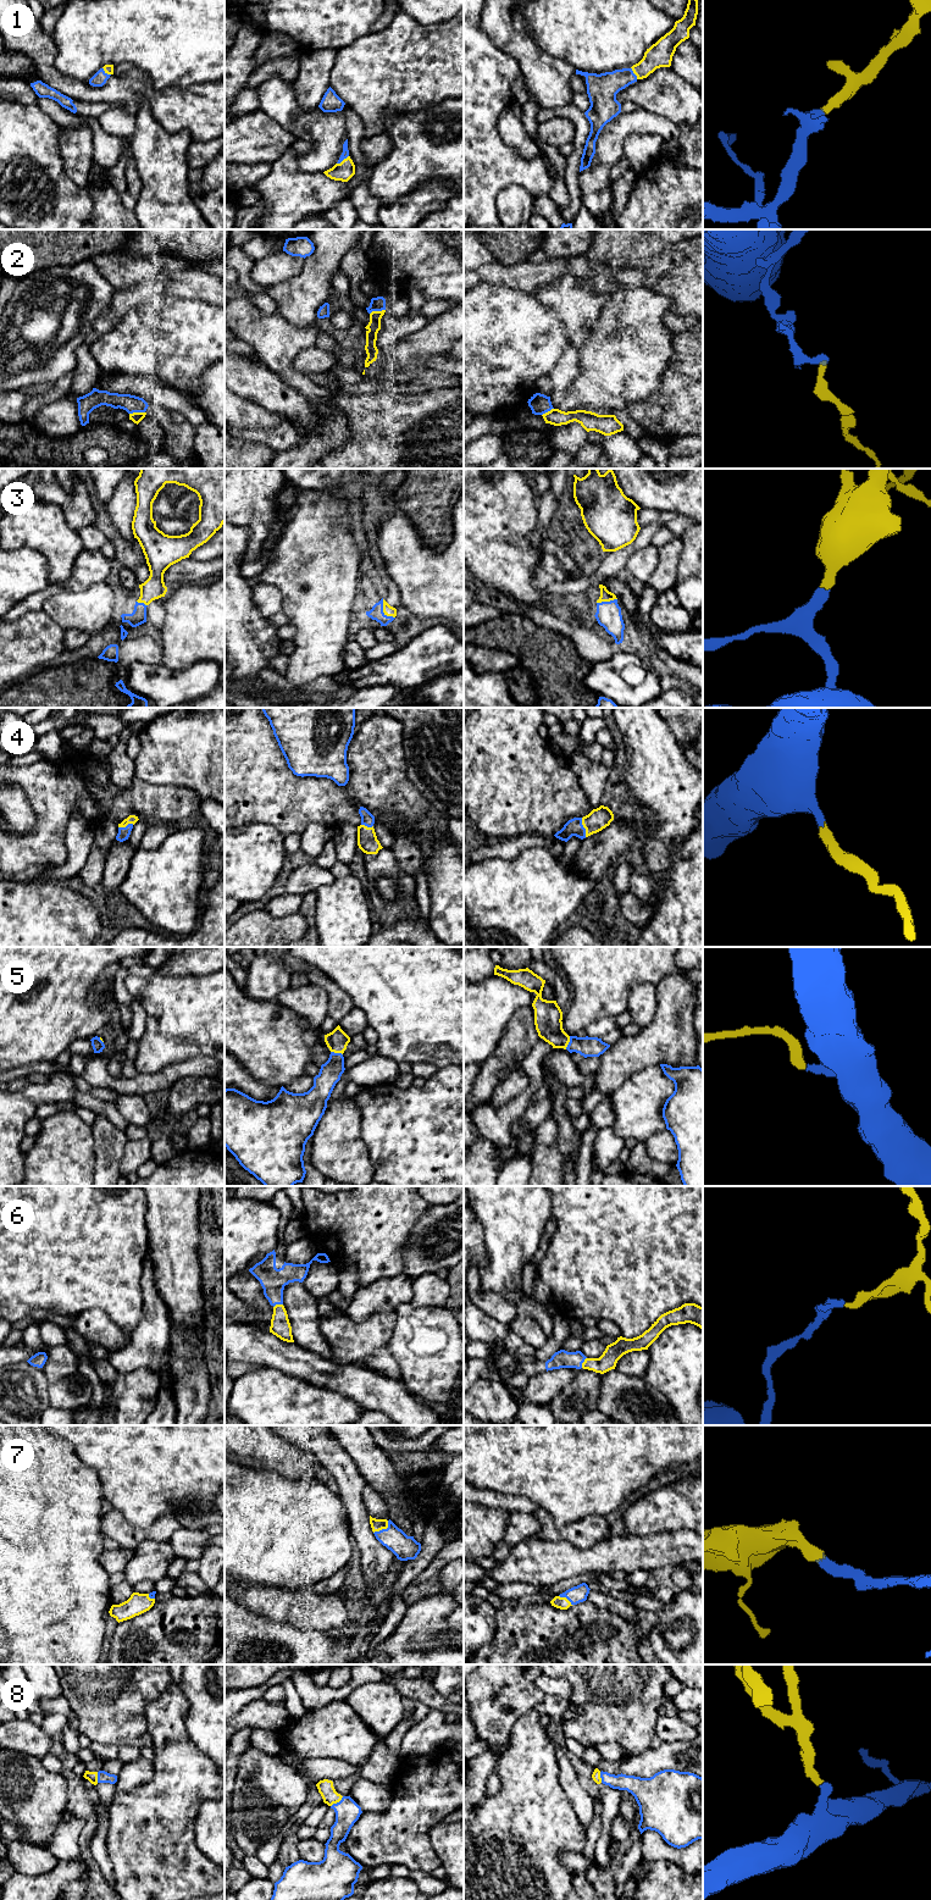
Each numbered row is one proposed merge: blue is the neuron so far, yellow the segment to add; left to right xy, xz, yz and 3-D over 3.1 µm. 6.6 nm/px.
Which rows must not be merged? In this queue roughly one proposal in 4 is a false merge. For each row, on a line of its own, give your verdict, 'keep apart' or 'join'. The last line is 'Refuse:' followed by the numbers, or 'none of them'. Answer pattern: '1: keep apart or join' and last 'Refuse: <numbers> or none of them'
1: join
2: keep apart
3: join
4: join
5: join
6: join
7: join
8: join
Refuse: 2

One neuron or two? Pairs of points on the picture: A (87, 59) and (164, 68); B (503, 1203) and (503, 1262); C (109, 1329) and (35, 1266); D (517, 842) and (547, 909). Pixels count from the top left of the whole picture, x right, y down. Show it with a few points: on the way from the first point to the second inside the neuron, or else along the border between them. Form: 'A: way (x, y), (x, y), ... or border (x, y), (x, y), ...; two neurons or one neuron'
A: way (104, 45), (140, 45), (144, 49); one neuron
B: way (503, 1218), (503, 1247); one neuron
C: border (76, 1317), (90, 1308), (100, 1308), (114, 1322); two neurons
D: border (550, 851), (526, 848), (510, 859), (494, 858); two neurons

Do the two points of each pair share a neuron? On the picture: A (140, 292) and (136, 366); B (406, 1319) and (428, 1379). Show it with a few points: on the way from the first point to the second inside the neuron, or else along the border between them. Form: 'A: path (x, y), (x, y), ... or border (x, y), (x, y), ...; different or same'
A: border (167, 295), (145, 299), (122, 316); different
B: path (420, 1334), (428, 1346), (428, 1364); same

